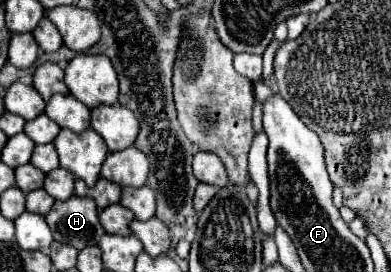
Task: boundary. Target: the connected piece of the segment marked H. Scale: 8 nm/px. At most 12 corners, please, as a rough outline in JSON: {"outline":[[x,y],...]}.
{"outline":[[55,201],[45,219],[53,239],[77,251],[105,233],[95,201]]}

